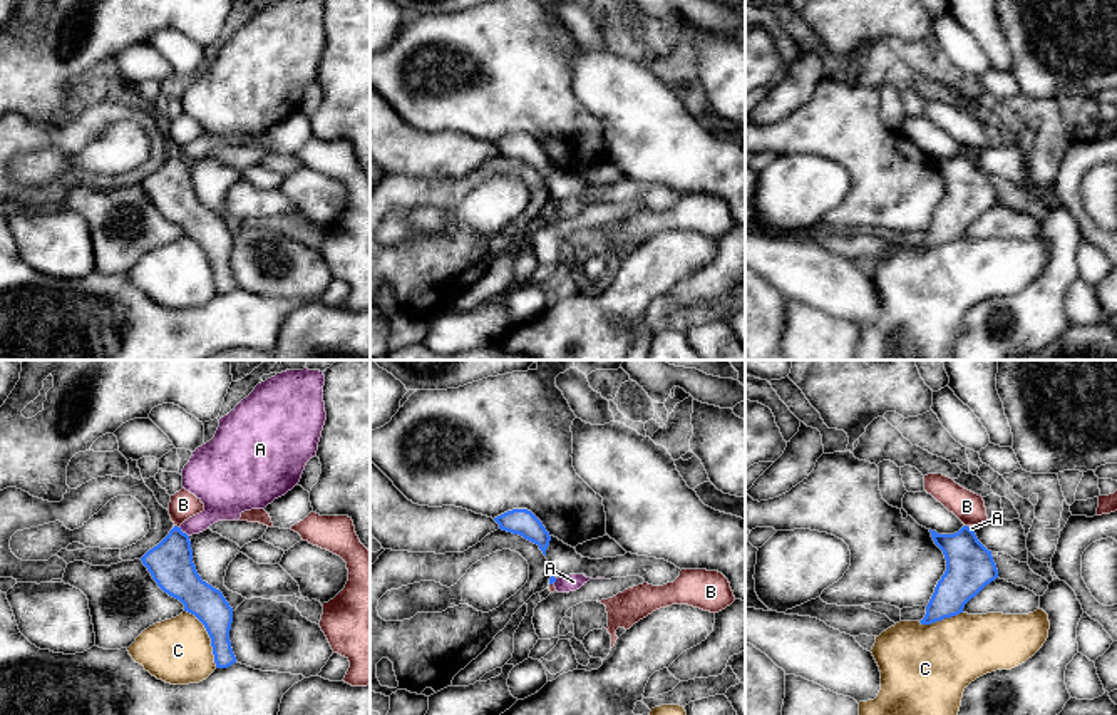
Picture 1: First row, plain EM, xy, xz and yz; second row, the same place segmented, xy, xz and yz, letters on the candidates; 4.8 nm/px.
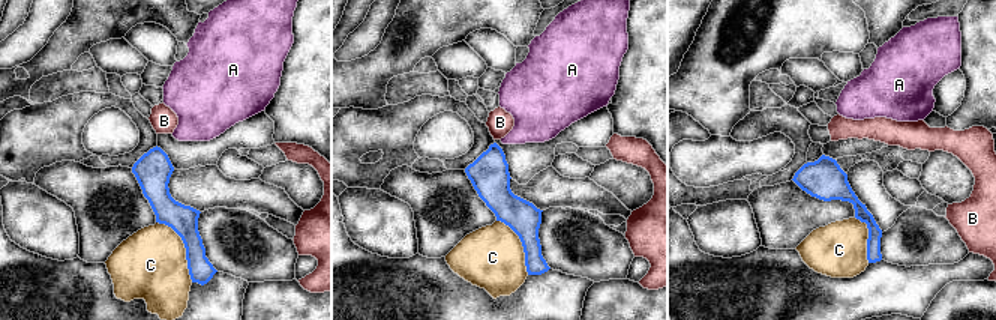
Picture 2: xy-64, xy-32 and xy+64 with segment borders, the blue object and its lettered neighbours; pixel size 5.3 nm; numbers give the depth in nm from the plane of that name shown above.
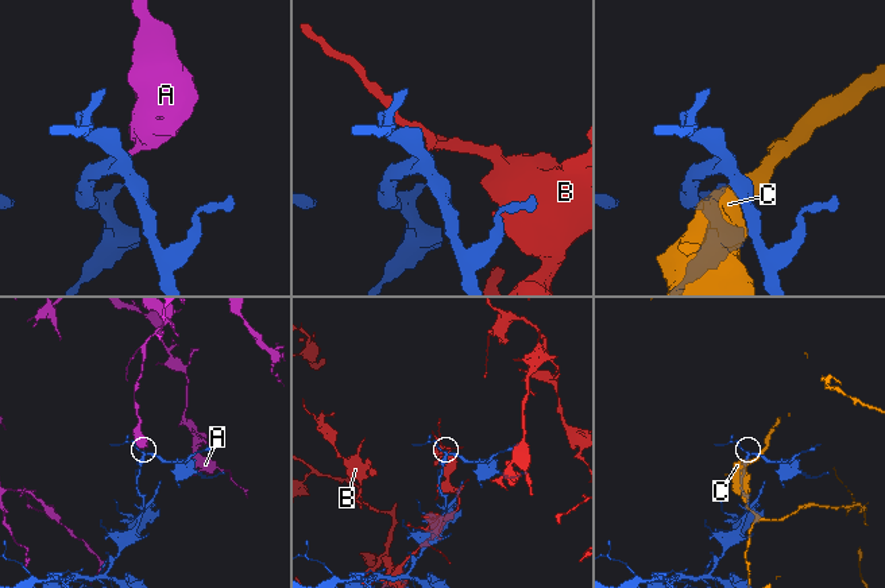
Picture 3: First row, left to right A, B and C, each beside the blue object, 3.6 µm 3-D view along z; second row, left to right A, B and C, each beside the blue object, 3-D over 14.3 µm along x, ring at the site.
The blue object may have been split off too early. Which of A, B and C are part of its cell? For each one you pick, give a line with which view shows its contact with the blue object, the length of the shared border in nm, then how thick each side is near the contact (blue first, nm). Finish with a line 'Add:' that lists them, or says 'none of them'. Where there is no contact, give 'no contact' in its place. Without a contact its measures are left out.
Add: none of them

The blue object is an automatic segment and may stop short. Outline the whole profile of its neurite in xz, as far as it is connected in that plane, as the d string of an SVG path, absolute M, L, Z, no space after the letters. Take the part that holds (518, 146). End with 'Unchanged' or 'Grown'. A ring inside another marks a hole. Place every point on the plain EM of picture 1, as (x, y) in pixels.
M512 134L494 142L494 146L499 149L499 154L519 159L524 164L538 169L543 179L546 181L551 161L543 151L543 147L531 136Z. Unchanged

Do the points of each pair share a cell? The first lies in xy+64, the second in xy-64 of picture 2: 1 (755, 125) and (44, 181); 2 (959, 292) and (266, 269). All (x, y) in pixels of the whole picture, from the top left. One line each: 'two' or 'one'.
1: two
2: two

